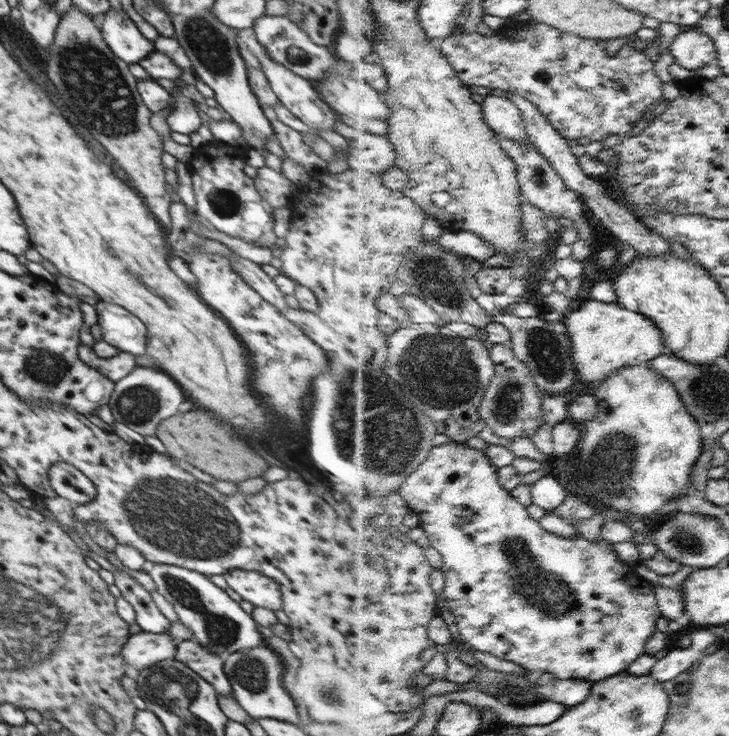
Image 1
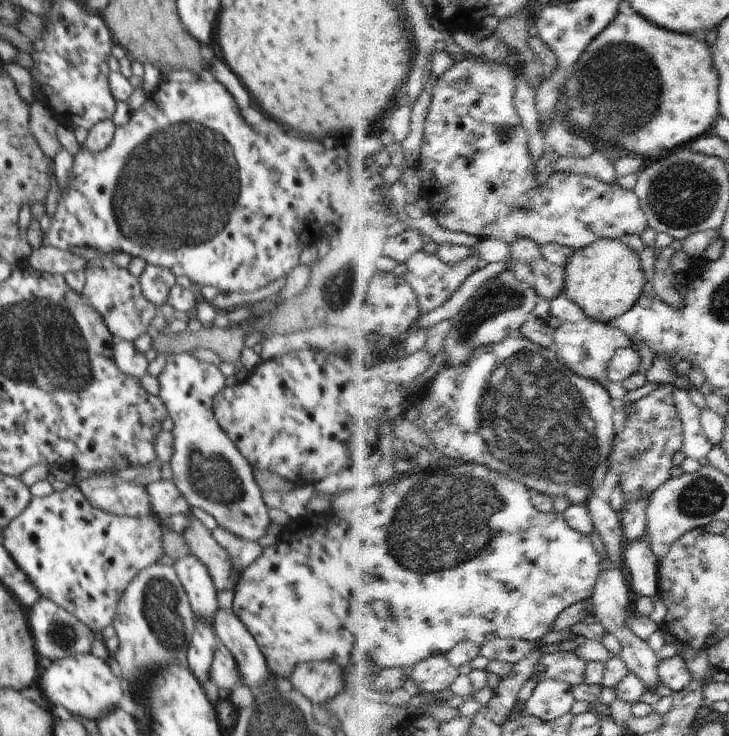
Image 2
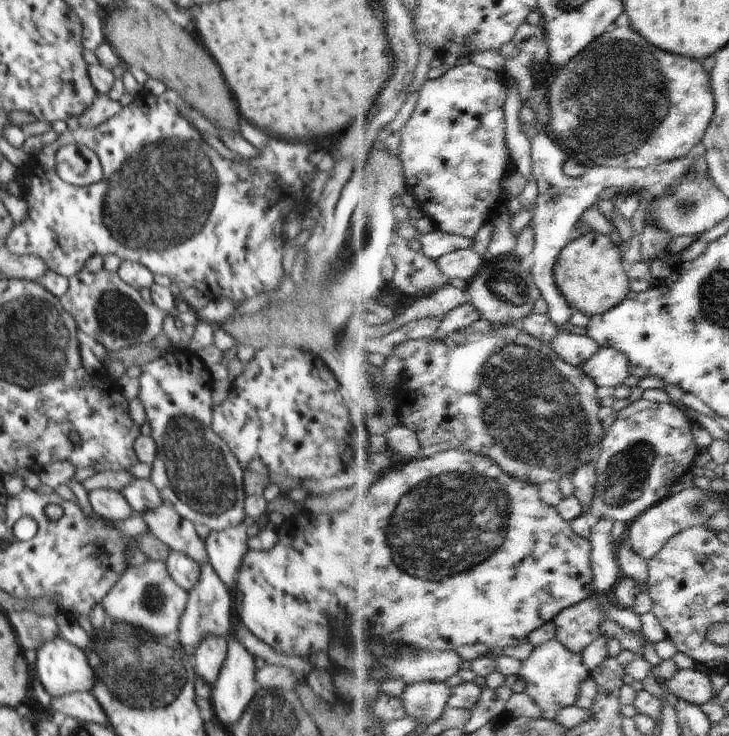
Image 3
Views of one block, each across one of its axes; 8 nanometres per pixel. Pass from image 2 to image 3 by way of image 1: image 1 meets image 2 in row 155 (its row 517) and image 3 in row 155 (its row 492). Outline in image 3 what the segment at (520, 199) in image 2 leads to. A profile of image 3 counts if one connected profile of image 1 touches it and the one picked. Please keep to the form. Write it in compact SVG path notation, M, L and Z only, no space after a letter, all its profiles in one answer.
M474 60L454 63L446 74L430 79L422 87L416 109L402 130L398 152L410 191L418 199L418 208L425 216L433 218L444 232L475 239L508 204L504 182L514 165L506 138L506 100L510 96L506 79L497 70L490 70Z

